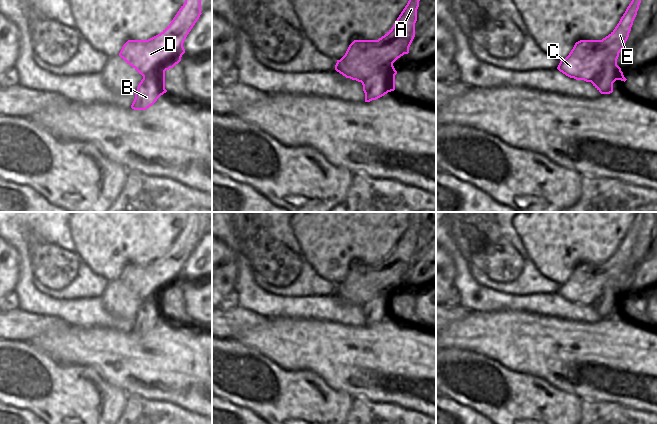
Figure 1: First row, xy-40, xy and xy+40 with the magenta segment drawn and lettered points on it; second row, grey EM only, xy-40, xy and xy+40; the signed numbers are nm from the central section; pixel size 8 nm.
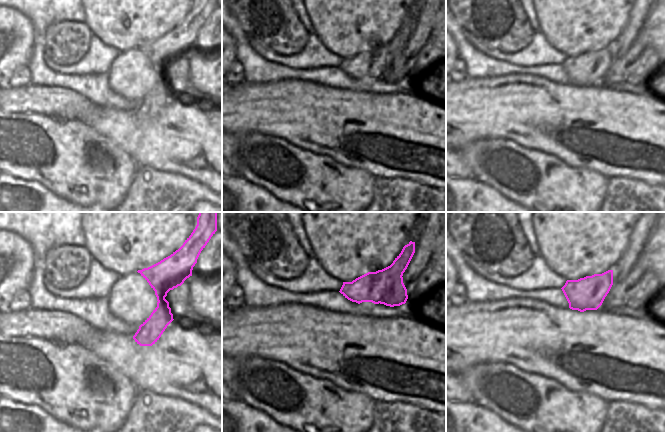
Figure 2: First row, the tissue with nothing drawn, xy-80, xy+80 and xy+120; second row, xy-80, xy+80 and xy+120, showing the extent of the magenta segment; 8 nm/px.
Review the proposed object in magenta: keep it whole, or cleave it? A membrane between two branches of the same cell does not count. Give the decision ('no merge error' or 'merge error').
merge error

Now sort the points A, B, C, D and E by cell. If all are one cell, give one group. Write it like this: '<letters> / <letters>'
A C D E / B

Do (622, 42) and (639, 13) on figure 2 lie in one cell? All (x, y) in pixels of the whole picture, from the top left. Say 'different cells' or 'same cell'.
same cell

